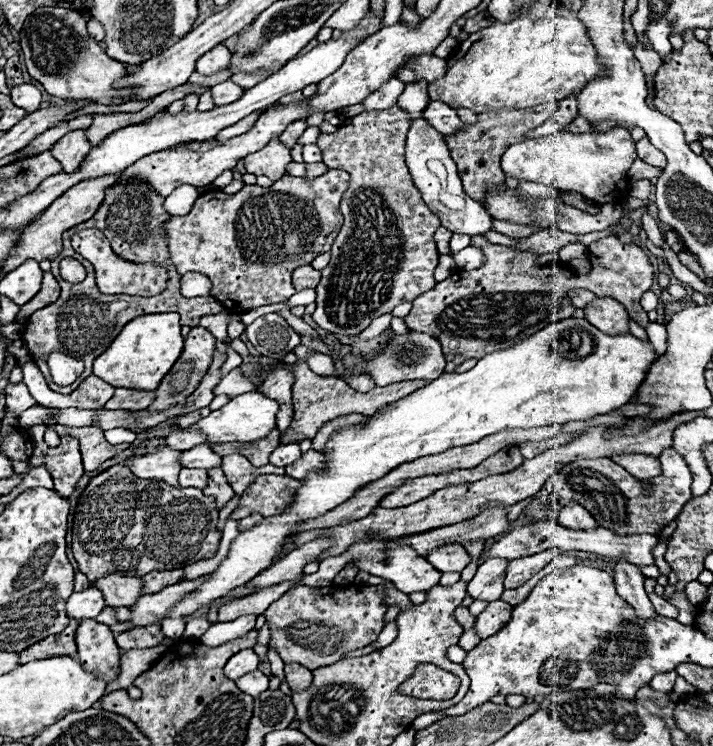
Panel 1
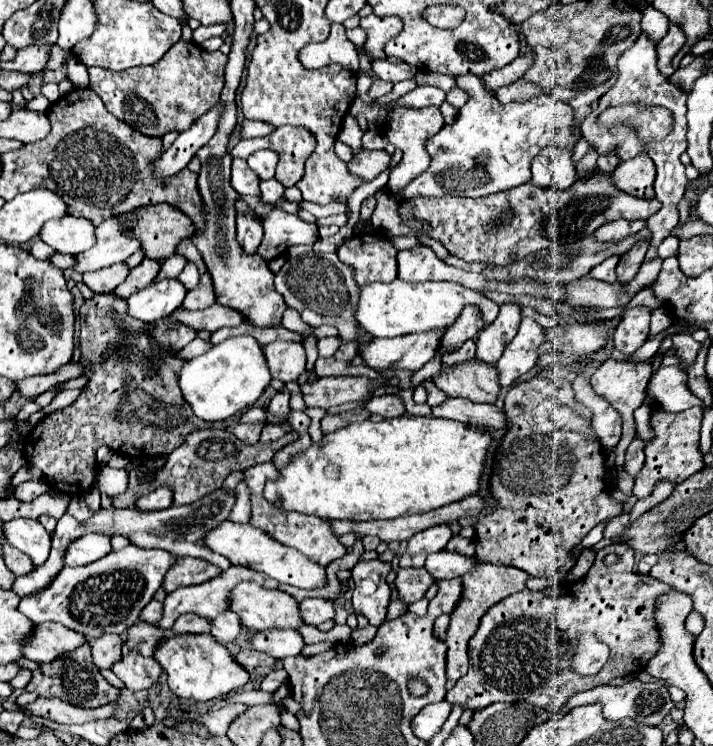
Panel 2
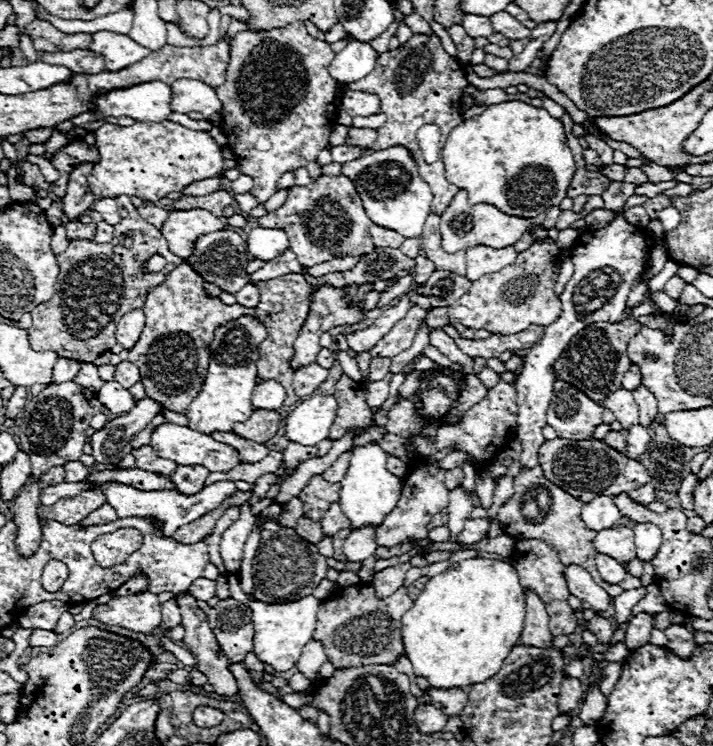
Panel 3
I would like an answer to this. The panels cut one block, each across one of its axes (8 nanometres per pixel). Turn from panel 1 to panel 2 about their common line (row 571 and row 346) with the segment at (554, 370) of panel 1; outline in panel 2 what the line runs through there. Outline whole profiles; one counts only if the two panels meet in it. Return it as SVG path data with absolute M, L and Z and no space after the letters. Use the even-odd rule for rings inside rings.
M236 336L216 344L206 354L192 358L180 372L180 388L194 414L204 422L222 422L250 408L270 386L272 374L264 360L264 348L252 336Z

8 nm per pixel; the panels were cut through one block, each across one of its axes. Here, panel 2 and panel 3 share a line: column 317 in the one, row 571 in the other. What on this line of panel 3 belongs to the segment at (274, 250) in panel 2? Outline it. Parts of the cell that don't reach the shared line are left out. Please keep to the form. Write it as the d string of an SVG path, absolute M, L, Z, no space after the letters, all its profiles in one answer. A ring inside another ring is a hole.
M248 502L244 506L240 506L240 518L222 534L222 540L220 540L220 556L222 556L222 562L224 562L224 568L226 572L232 572L232 574L238 574L240 572L240 564L242 564L242 558L238 562L238 550L242 552L244 550L244 544L246 544L246 538L252 530L252 524L254 524L254 516L250 514L250 506Z

